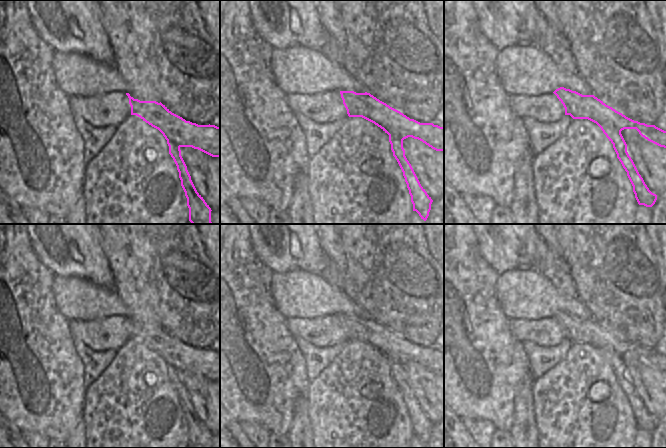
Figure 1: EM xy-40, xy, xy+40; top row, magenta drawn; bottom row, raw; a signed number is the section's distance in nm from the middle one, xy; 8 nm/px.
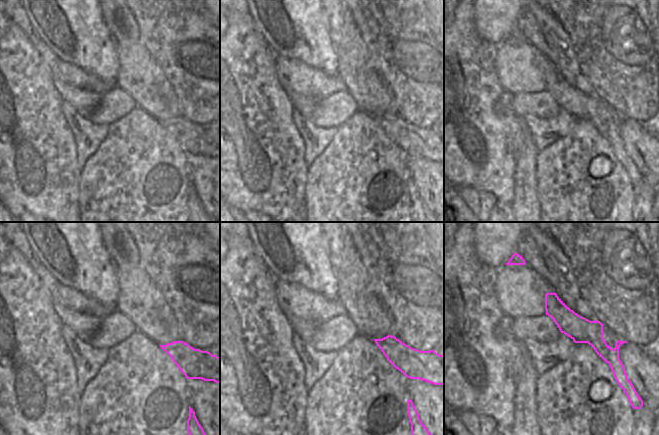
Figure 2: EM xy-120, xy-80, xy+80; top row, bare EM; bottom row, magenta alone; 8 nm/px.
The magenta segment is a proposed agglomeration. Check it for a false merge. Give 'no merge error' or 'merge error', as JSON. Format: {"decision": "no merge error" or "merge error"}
{"decision": "merge error"}

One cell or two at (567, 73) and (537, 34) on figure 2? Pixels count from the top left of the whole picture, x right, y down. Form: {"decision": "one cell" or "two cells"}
{"decision": "one cell"}

